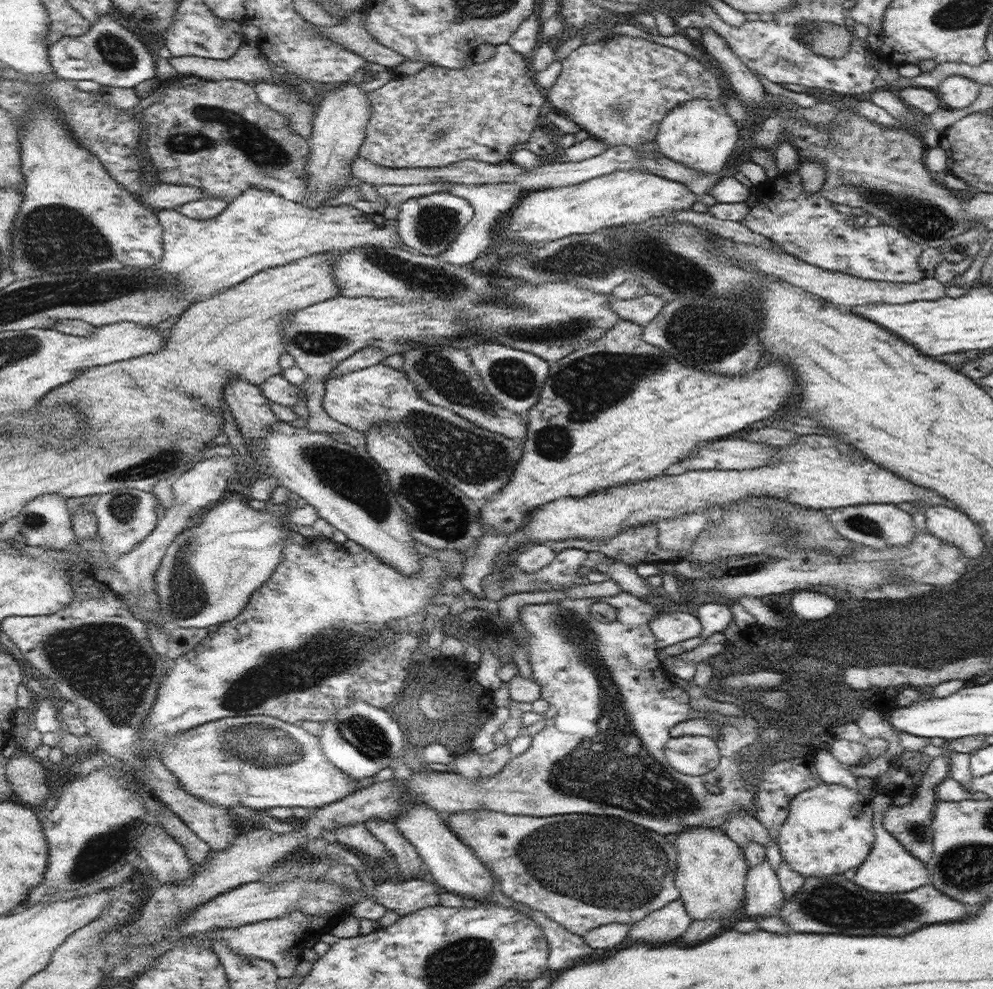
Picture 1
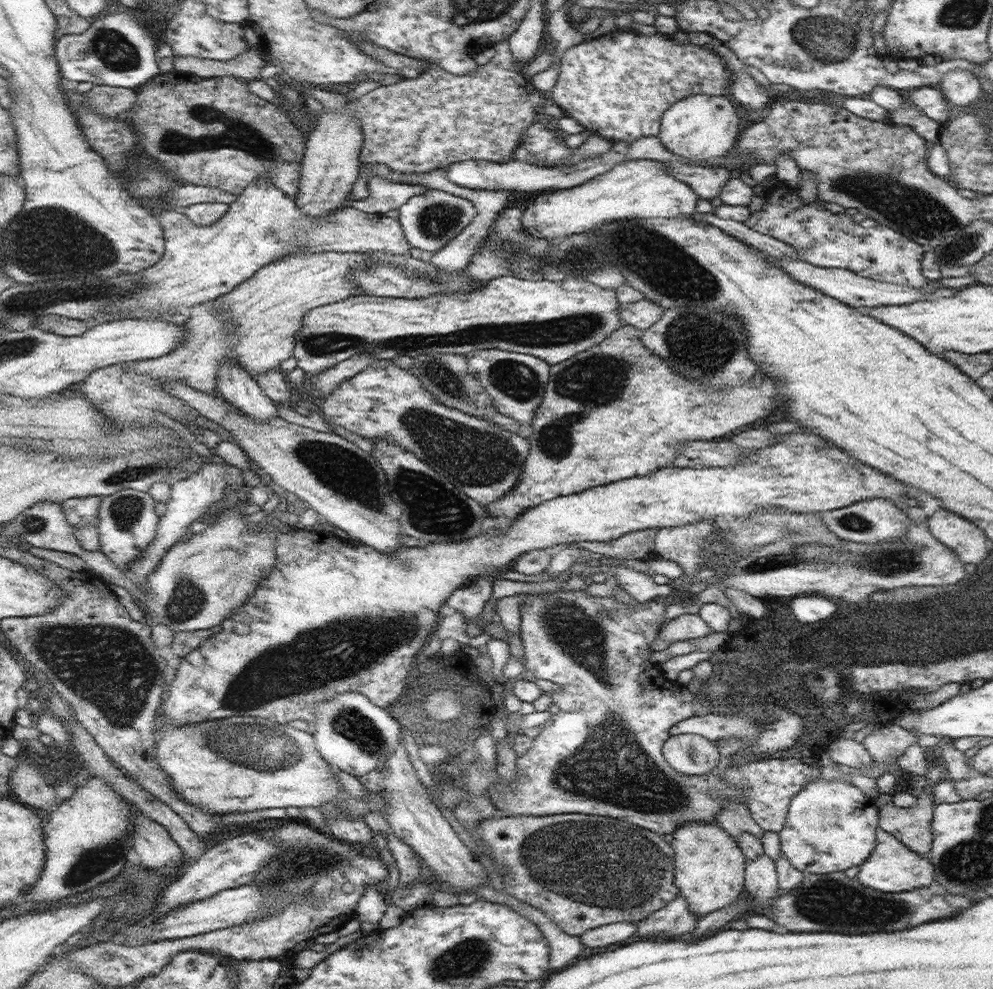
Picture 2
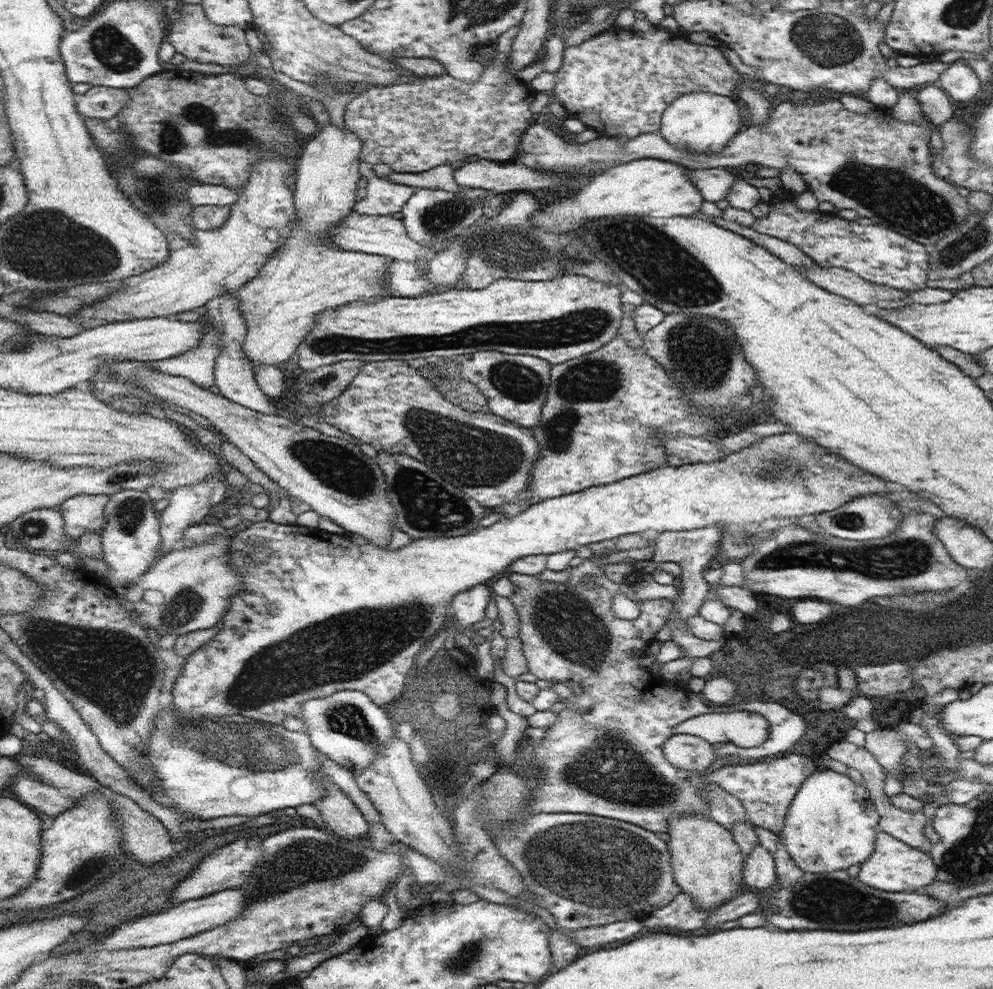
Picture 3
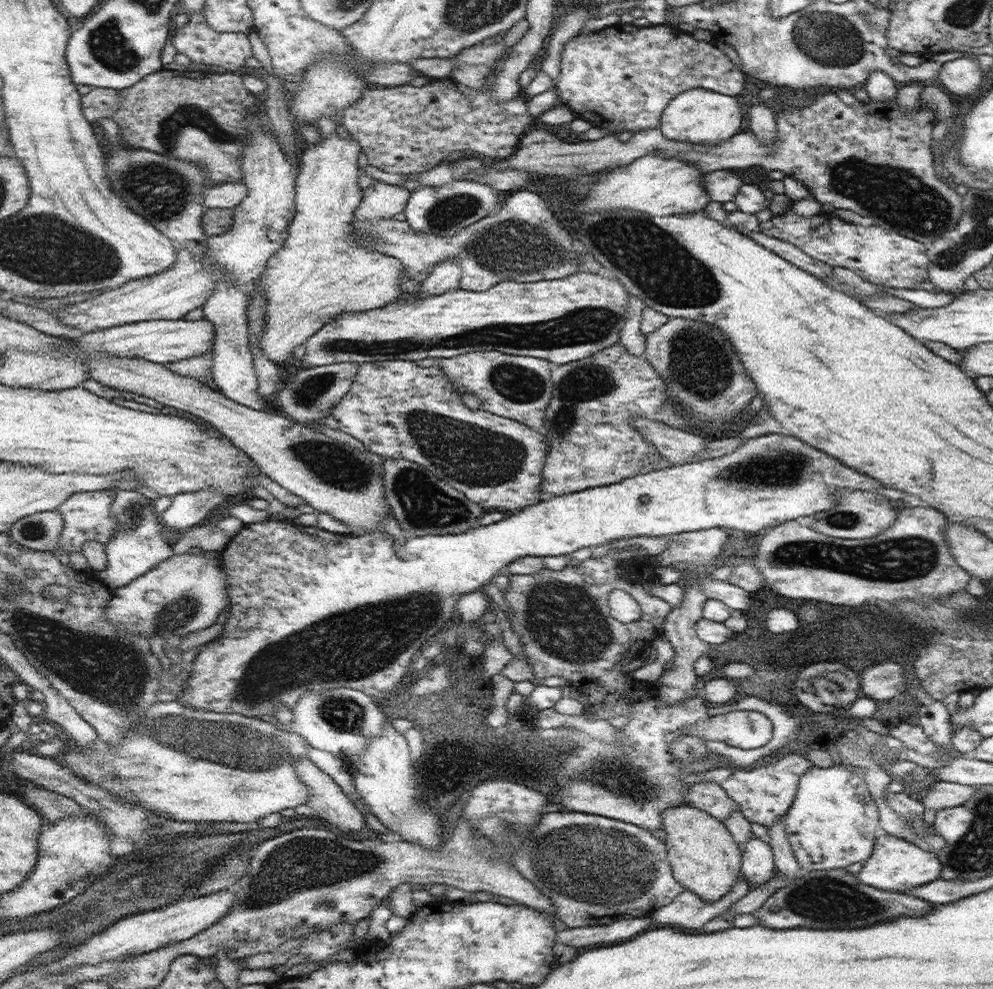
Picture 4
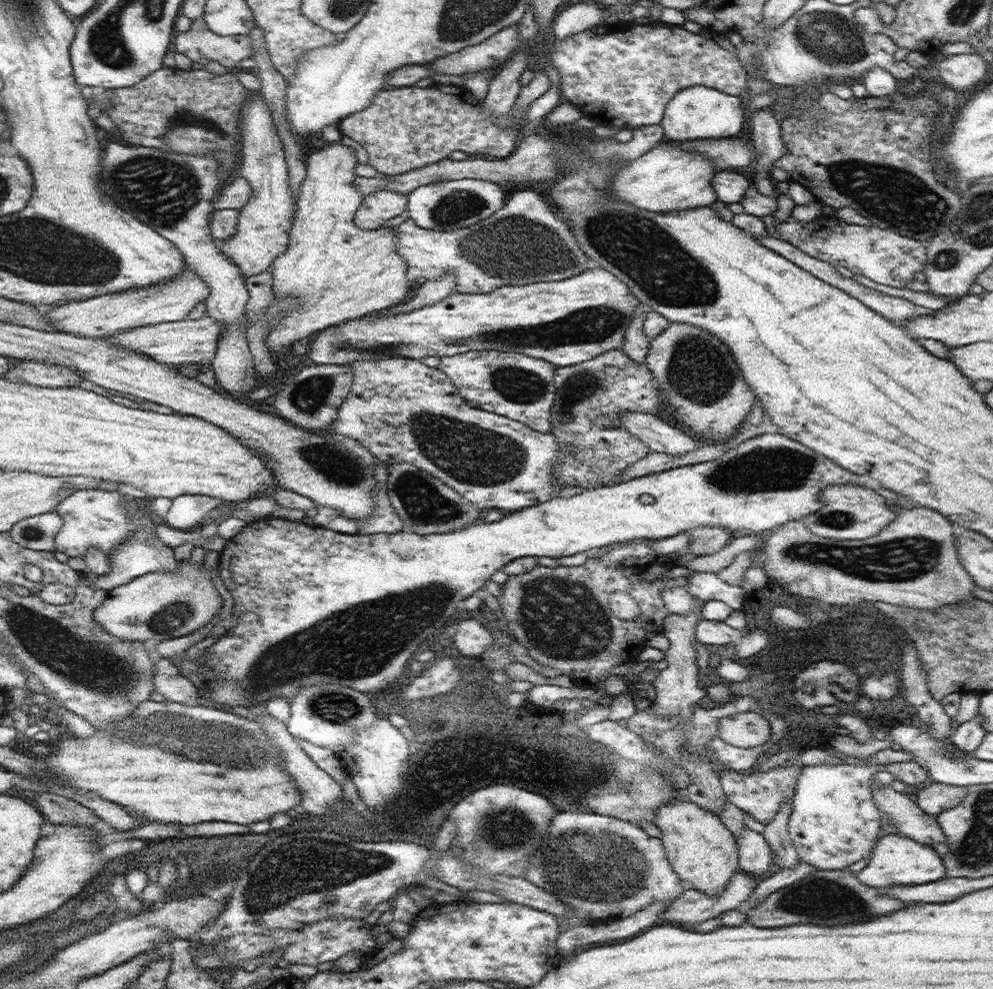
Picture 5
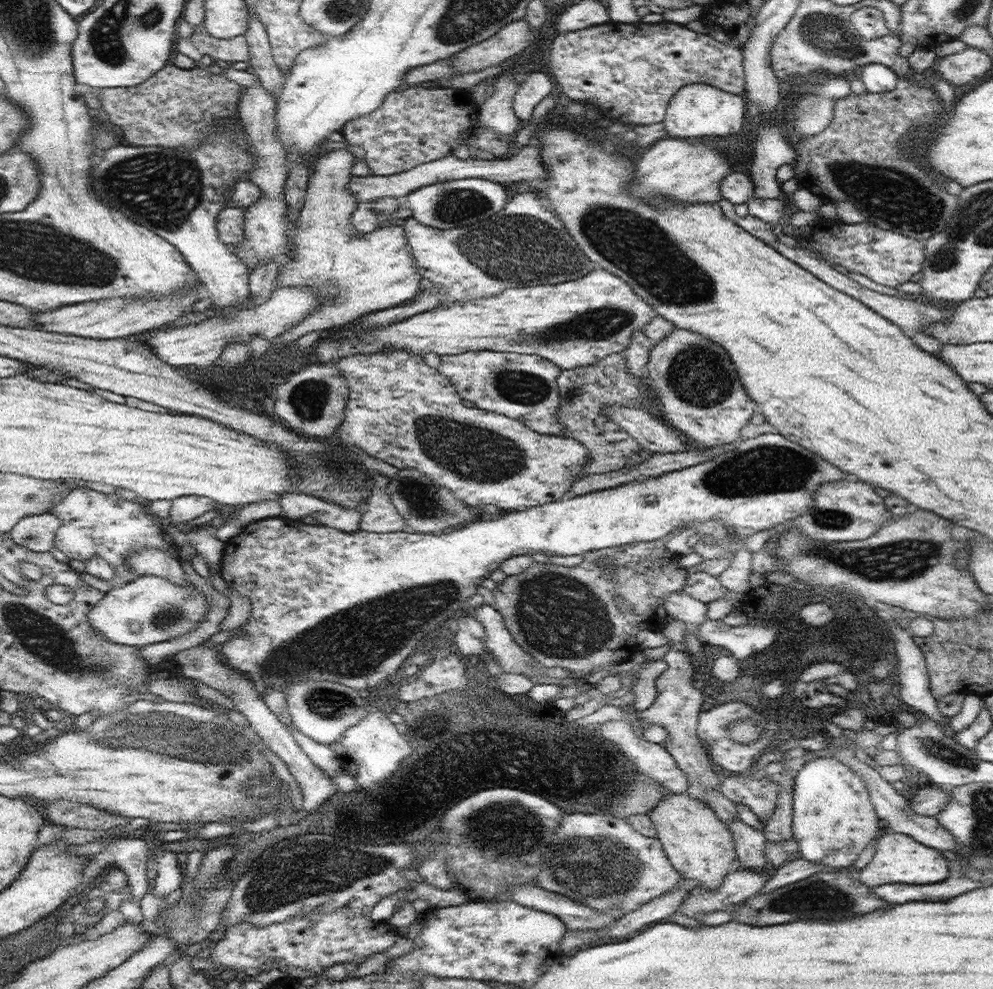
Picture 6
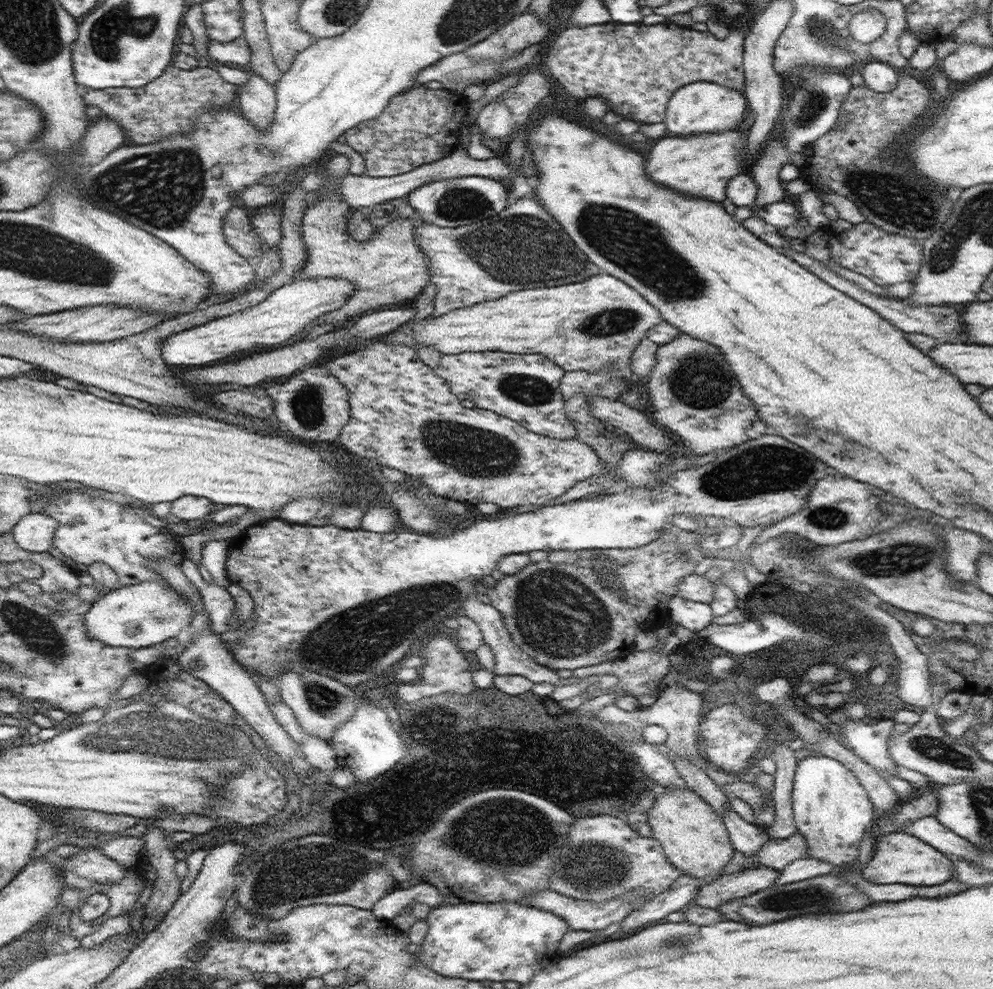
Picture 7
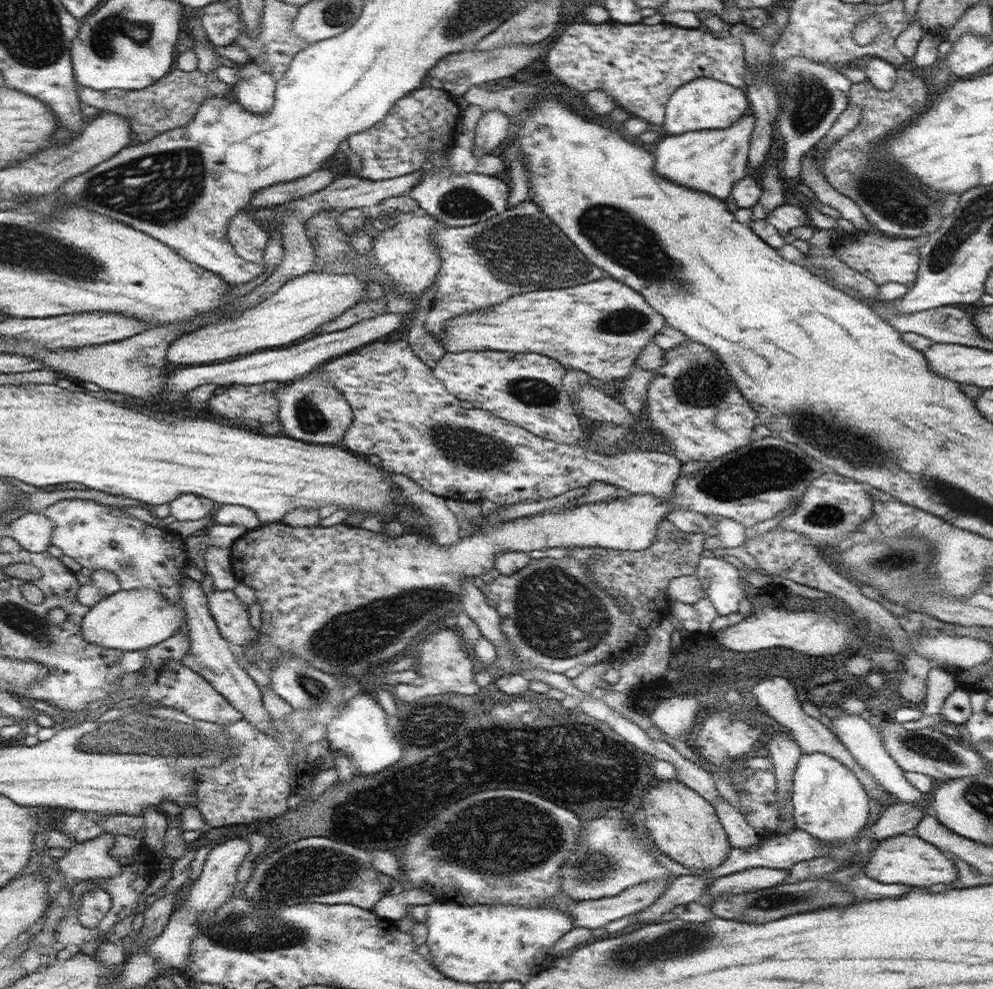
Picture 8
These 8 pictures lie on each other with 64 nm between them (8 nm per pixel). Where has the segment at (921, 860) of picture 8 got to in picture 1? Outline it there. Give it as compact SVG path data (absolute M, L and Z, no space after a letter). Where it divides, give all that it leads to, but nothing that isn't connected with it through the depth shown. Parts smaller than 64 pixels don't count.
M878 792L877 795L869 799L869 811L874 815L873 829L875 832L875 841L871 853L866 860L858 867L853 878L858 886L871 890L875 893L905 893L917 889L922 885L929 884L928 866L921 860L918 860L913 854L910 854L902 843L888 832L883 826L884 813L891 808L892 795Z

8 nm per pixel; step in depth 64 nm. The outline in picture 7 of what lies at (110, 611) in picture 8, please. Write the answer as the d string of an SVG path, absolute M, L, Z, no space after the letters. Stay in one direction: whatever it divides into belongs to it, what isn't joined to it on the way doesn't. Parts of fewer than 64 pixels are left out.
M155 580L119 587L102 595L85 614L85 627L90 638L110 646L141 649L158 645L178 636L191 623L193 608L174 588L168 589Z

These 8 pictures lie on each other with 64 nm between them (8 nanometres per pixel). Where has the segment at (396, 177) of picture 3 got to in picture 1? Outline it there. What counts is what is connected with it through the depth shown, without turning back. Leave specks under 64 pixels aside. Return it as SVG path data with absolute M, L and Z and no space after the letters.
M498 183L498 185L476 185L474 184L448 184L447 191L450 194L465 198L474 207L473 217L470 222L458 233L458 236L452 241L452 244L443 250L439 259L450 264L458 266L471 265L478 257L486 254L491 248L493 240L493 229L499 223L499 219L504 217L505 213L516 206L518 195L522 194L520 185L514 183Z

